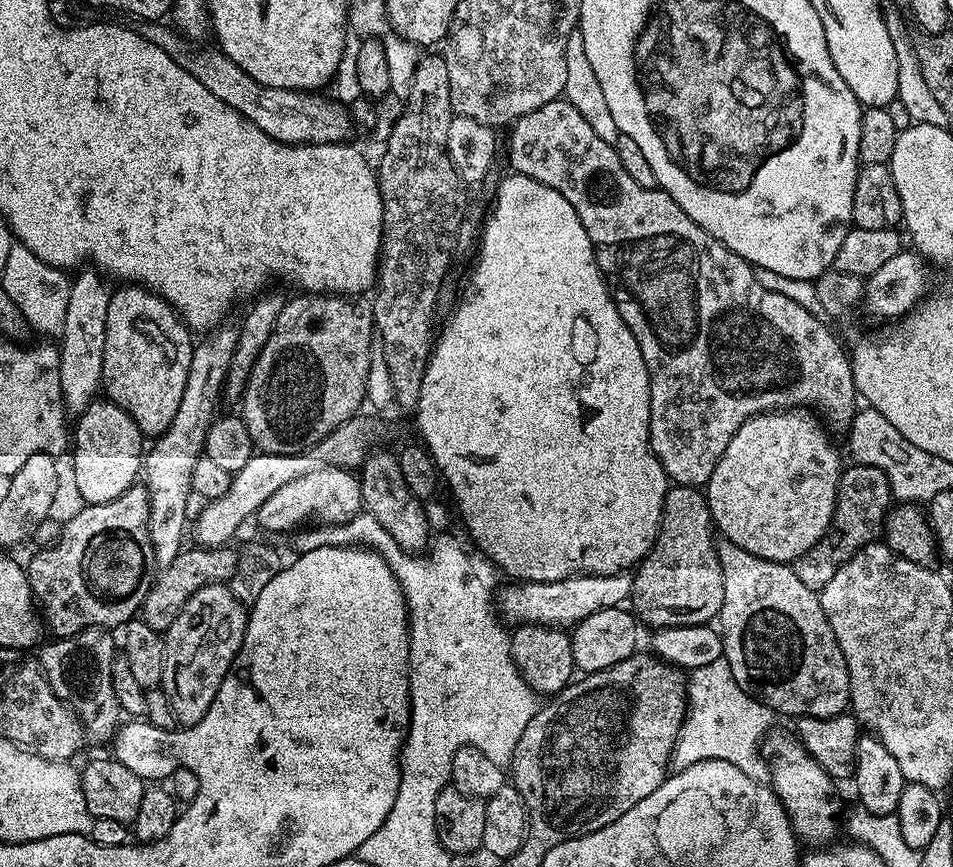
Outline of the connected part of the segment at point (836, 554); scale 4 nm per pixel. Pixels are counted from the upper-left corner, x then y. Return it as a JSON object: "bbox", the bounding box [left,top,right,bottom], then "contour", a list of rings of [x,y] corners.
{"bbox":[794,463,894,594],"contour":[[[853,463],[851,467],[845,467],[840,473],[840,489],[836,495],[836,513],[832,516],[832,527],[817,544],[806,550],[806,554],[794,561],[802,586],[810,586],[810,590],[817,594],[857,550],[873,543],[883,533],[884,521],[888,519],[894,504],[892,487],[882,470],[857,463]]]}

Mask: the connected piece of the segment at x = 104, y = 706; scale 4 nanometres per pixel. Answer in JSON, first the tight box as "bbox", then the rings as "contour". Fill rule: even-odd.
{"bbox":[38,628,122,744],"contour":[[[87,628],[73,636],[53,639],[53,644],[45,643],[38,652],[40,669],[48,685],[56,697],[75,712],[85,737],[96,744],[111,741],[122,720],[120,703],[112,689],[112,657],[118,652],[117,641],[115,644],[112,636],[107,628]]]}

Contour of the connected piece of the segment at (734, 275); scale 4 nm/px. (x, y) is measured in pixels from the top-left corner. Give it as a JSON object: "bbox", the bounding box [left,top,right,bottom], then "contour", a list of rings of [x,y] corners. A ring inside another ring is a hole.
{"bbox":[508,98,858,488],"contour":[[[561,98],[546,102],[546,106],[515,121],[510,131],[512,133],[508,136],[508,160],[516,167],[513,169],[521,176],[529,176],[558,190],[558,194],[562,194],[562,198],[566,198],[566,202],[574,206],[593,248],[596,249],[596,261],[601,272],[604,273],[605,280],[608,281],[618,314],[622,314],[626,326],[630,326],[642,350],[642,358],[646,362],[650,382],[650,434],[652,435],[650,447],[673,485],[685,488],[700,488],[707,485],[710,474],[714,474],[714,466],[718,458],[722,458],[726,446],[730,446],[730,438],[734,438],[738,426],[742,426],[742,422],[763,412],[811,406],[833,429],[836,427],[844,430],[851,425],[852,418],[858,411],[858,404],[855,404],[858,393],[852,373],[852,362],[846,348],[844,352],[843,346],[840,345],[839,338],[823,324],[825,321],[819,315],[806,311],[802,305],[791,301],[785,295],[776,294],[773,290],[762,286],[755,277],[753,265],[747,264],[742,257],[734,254],[722,242],[718,242],[709,232],[702,230],[702,226],[698,226],[694,218],[684,213],[682,206],[678,206],[678,202],[674,202],[670,194],[666,194],[659,187],[638,186],[638,182],[634,182],[634,178],[626,174],[626,166],[622,166],[615,147],[602,142],[602,138],[598,138],[598,134],[590,130],[586,118],[582,118],[582,114],[574,110],[569,100]]]}

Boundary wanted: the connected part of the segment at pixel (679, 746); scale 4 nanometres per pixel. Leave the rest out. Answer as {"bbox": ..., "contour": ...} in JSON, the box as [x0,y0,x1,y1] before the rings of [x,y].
{"bbox":[671,658,774,781],"contour":[[[721,658],[710,662],[710,666],[691,669],[686,684],[686,715],[680,725],[676,747],[672,749],[671,763],[681,769],[703,760],[725,760],[738,766],[738,770],[750,778],[763,781],[769,770],[762,741],[773,727],[772,719],[774,713],[768,705],[761,704],[734,682],[727,660]]]}

